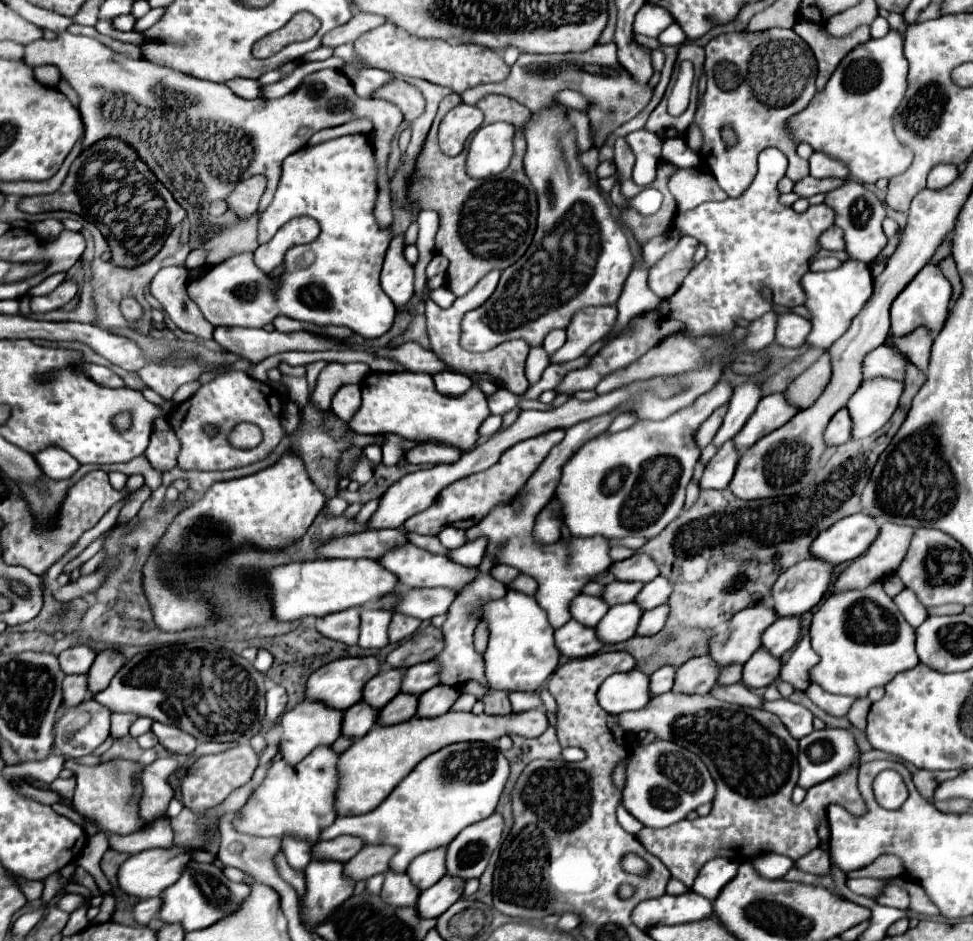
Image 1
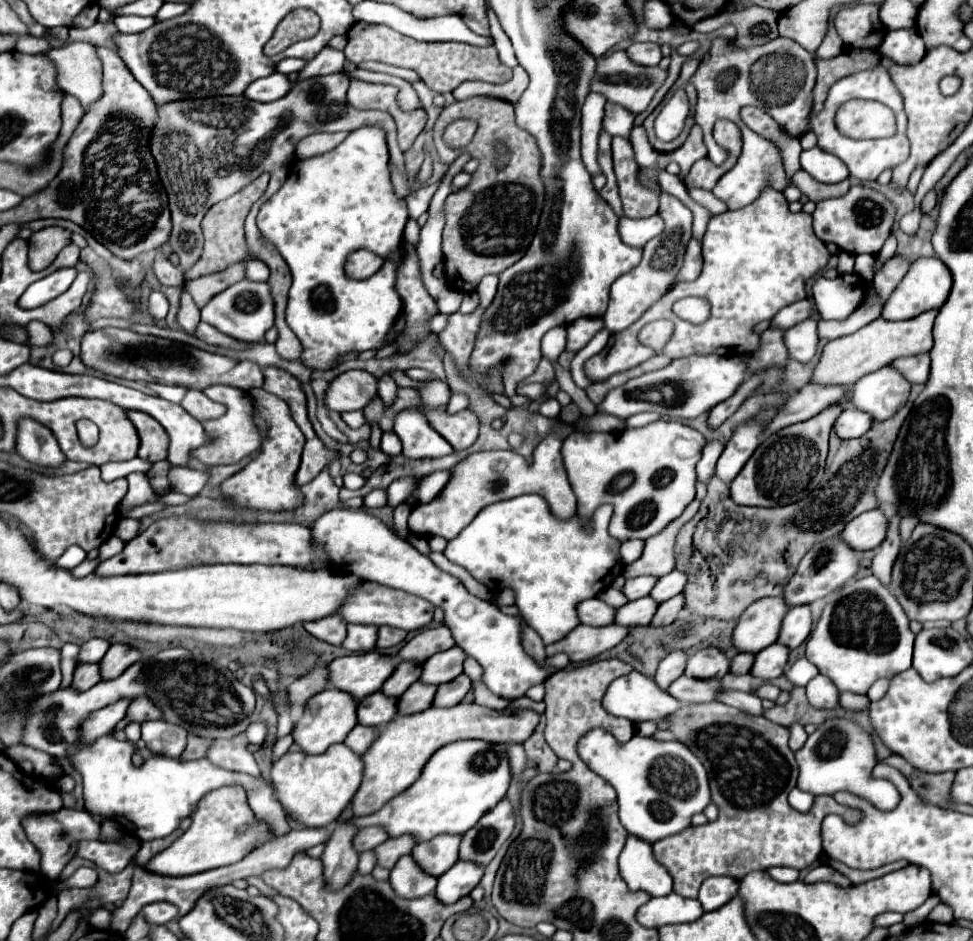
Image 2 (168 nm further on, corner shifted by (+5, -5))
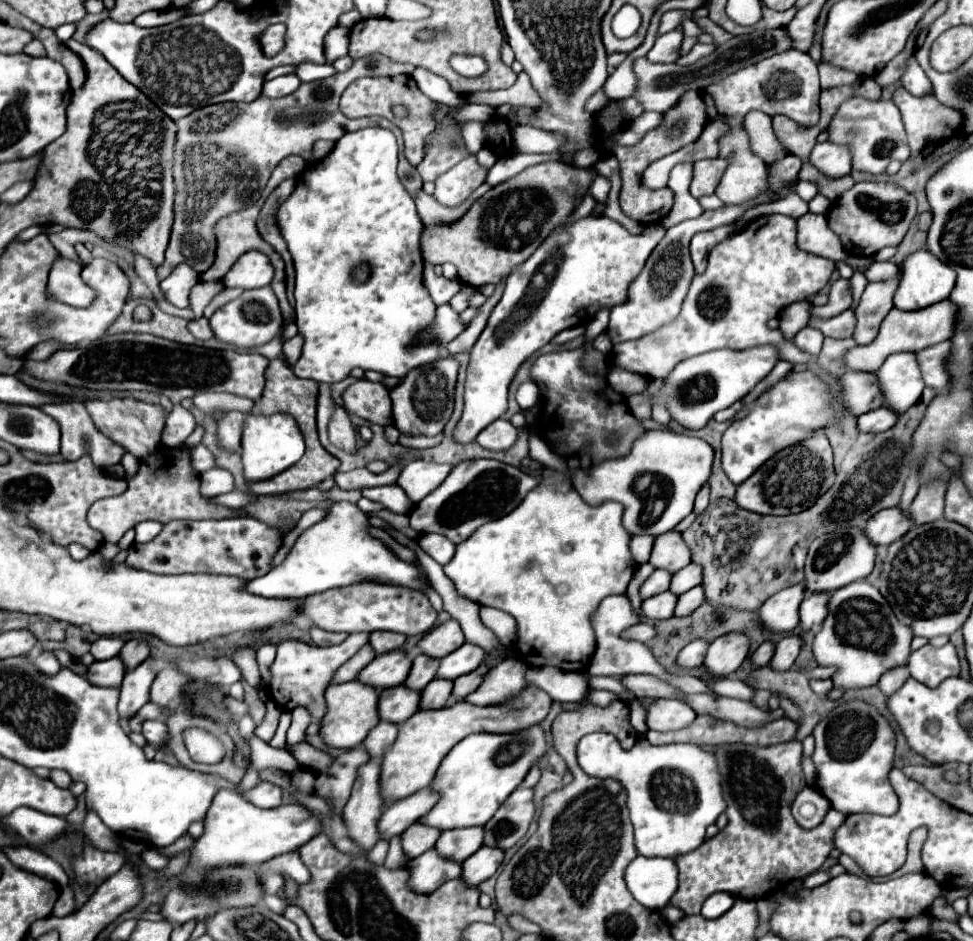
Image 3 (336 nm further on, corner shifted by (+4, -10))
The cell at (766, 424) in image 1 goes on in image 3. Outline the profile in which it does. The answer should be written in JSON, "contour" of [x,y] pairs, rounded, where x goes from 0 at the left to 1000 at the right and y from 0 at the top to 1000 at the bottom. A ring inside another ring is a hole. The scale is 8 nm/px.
{"contour":[[[868,395],[862,402],[862,408],[864,408],[866,431],[875,440],[885,442],[889,438],[895,438],[895,436],[908,431],[908,423],[905,423],[905,417],[901,412],[899,397]]]}

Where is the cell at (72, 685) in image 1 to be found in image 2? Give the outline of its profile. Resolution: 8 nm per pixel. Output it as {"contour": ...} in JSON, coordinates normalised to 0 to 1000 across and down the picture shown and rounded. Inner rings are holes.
{"contour":[[[82,705],[78,709],[74,730],[80,732],[80,734],[88,734],[88,732],[97,730],[103,724],[105,724],[105,719],[103,719],[103,705],[99,705],[99,707],[97,705]]]}

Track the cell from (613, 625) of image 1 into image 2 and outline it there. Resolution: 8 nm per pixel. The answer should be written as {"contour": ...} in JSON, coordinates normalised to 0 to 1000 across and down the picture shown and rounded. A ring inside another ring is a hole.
{"contour":[[[660,634],[654,639],[643,641],[641,645],[635,647],[633,660],[635,664],[643,664],[643,666],[654,666],[654,664],[666,664],[668,658],[672,656],[672,649],[676,647],[676,641],[670,634]]]}

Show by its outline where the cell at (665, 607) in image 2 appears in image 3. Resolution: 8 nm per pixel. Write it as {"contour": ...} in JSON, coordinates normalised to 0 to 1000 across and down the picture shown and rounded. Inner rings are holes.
{"contour":[[[720,623],[710,625],[710,627],[706,627],[704,631],[698,633],[696,644],[694,644],[694,655],[708,655],[708,652],[710,652],[712,648],[716,648],[723,640],[725,640],[723,625],[720,625]]]}

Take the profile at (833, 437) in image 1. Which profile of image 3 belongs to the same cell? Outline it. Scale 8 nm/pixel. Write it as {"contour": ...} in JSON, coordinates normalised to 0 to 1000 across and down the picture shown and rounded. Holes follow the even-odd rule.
{"contour":[[[905,431],[903,436],[895,436],[895,438],[887,440],[887,442],[883,442],[883,444],[881,444],[881,455],[883,455],[885,459],[897,459],[897,461],[910,459],[912,455],[916,455],[916,453],[920,451],[922,442],[924,442],[924,440],[920,440],[920,438],[916,438],[914,434]]]}

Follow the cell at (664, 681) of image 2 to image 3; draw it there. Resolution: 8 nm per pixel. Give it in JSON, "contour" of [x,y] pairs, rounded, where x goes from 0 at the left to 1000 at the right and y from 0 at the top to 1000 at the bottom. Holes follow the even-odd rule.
{"contour":[[[714,680],[710,684],[706,684],[698,697],[696,697],[696,708],[700,712],[710,712],[710,710],[718,710],[723,706],[723,697],[727,693],[727,684],[723,684],[723,680]]]}

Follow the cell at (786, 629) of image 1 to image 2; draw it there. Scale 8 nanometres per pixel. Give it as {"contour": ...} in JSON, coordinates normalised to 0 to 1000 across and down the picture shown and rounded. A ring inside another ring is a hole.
{"contour":[[[832,643],[812,645],[806,656],[806,662],[804,662],[800,683],[808,683],[812,690],[818,690],[832,675],[835,662],[837,660],[835,660],[835,651],[832,651]]]}

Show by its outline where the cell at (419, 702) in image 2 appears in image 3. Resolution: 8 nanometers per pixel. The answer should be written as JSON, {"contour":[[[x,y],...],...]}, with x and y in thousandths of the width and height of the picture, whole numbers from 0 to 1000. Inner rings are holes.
{"contour":[[[443,723],[443,727],[439,727],[439,731],[435,731],[433,735],[431,752],[455,752],[464,740],[464,731],[464,723]]]}

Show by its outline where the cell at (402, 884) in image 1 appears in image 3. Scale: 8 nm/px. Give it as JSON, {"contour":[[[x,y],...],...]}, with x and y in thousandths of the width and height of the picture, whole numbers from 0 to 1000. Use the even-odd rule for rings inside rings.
{"contour":[[[439,903],[437,908],[418,916],[420,935],[418,942],[429,950],[443,950],[459,935],[466,935],[474,927],[474,918],[453,912],[447,903]]]}

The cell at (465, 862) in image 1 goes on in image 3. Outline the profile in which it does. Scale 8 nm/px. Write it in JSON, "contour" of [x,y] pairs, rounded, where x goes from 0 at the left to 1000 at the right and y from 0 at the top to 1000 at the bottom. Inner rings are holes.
{"contour":[[[531,837],[513,857],[509,867],[496,878],[496,899],[513,899],[513,903],[523,903],[531,893],[540,888],[548,865],[548,840]]]}

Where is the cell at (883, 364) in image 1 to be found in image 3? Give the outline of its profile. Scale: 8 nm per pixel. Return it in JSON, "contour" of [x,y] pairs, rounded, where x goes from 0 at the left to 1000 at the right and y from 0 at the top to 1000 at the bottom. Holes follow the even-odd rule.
{"contour":[[[971,361],[971,363],[961,366],[957,370],[951,370],[942,376],[951,410],[971,414],[971,410],[975,406],[975,397],[971,393],[971,380],[975,376],[975,370],[977,370],[977,363]]]}

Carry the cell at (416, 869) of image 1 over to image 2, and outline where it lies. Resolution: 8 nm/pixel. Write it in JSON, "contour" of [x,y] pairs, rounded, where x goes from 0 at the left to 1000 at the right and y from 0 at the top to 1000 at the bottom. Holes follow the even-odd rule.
{"contour":[[[448,887],[438,896],[430,896],[423,909],[438,928],[452,932],[471,915],[471,896],[475,887]]]}

